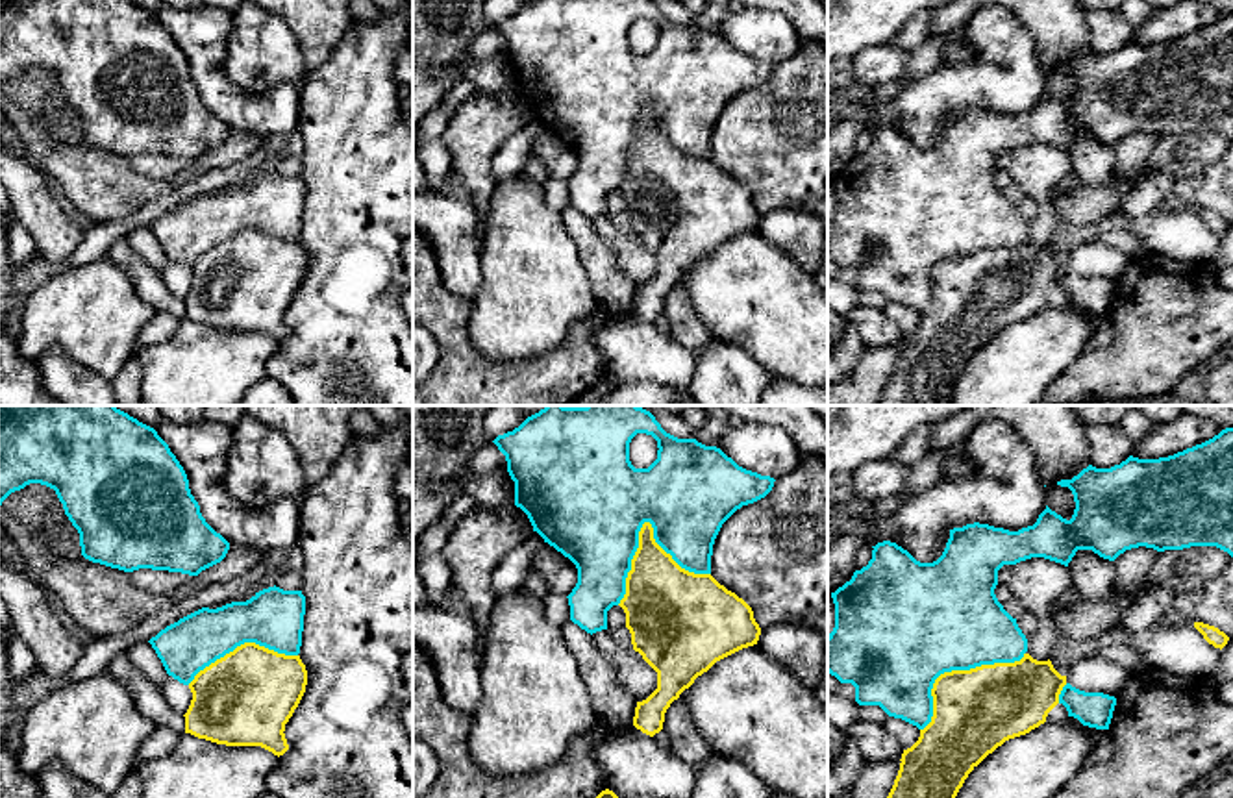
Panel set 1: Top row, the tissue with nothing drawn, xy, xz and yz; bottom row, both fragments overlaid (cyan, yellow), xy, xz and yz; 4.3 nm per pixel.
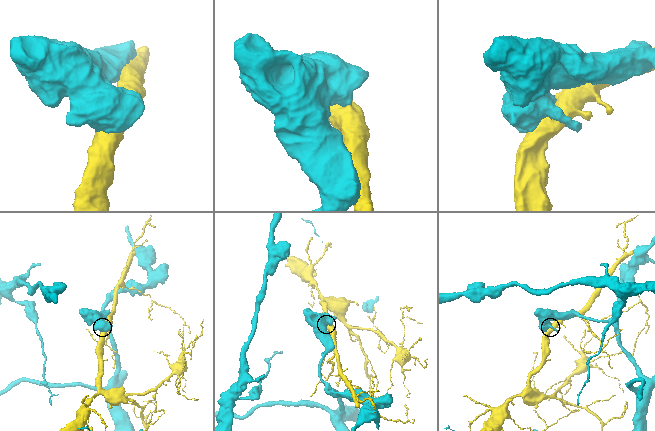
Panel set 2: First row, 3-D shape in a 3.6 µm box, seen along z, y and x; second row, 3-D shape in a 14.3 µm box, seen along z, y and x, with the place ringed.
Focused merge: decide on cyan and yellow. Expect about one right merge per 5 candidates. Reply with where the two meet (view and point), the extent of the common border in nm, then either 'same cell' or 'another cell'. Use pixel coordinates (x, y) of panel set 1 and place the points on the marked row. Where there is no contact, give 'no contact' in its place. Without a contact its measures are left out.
contact xz (641, 526); length 440 nm; another cell

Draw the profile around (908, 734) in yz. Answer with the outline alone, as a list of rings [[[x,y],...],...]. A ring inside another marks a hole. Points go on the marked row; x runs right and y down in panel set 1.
[[[887,717],[883,726],[900,741],[903,750],[911,748],[920,737],[920,729],[902,718]]]

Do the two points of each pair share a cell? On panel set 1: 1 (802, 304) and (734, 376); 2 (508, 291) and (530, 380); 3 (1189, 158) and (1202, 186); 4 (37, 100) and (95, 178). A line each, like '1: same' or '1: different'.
1: different
2: different
3: different
4: same

